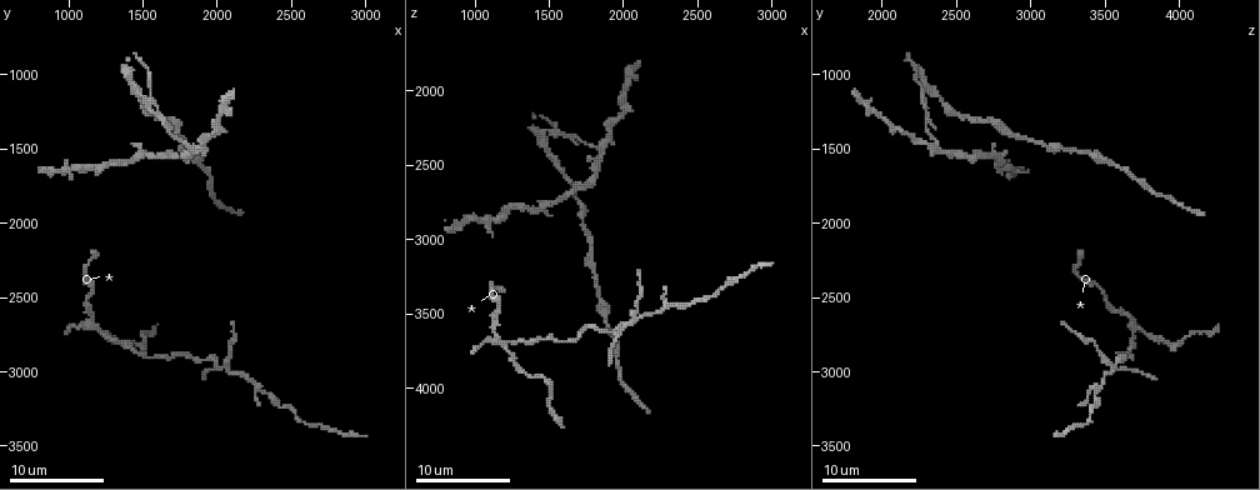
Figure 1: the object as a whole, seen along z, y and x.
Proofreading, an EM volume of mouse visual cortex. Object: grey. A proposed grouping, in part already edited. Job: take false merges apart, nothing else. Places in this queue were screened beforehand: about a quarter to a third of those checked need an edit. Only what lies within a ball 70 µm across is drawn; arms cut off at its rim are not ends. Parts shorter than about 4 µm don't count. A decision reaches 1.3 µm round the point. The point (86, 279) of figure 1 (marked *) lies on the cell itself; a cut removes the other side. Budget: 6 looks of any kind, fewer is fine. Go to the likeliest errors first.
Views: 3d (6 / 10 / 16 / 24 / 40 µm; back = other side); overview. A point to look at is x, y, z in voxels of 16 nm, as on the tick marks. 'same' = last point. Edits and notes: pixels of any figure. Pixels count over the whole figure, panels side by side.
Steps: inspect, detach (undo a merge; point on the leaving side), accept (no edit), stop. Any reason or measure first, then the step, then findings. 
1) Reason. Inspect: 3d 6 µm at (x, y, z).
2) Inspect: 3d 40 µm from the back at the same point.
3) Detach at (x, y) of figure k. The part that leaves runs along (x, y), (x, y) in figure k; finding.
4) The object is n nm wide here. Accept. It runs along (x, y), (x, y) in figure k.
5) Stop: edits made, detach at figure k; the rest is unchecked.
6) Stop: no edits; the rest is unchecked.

Four-way junction. Inspect: 3d 10 µm at (1840, 1500, 2380).

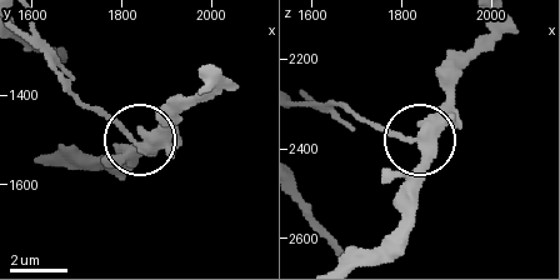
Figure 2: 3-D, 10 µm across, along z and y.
4 arms meet here. Detach at (99, 108) of figure 2. The part that leaves runs along (403, 138), (336, 101), (305, 101) in figure 2; a second cell is stuck on.

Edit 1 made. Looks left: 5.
Three-way junction. Inspect: 3d 6 µm at (1120, 1600, 2860).

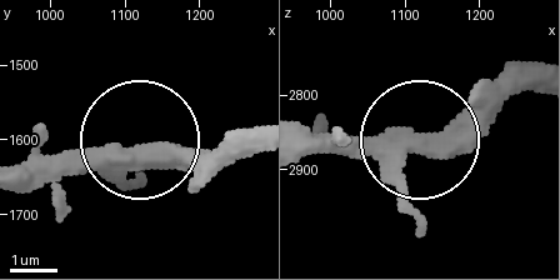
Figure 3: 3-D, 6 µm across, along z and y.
Inspect: 3d 6 µm from the back at (1120, 1625, 2865).

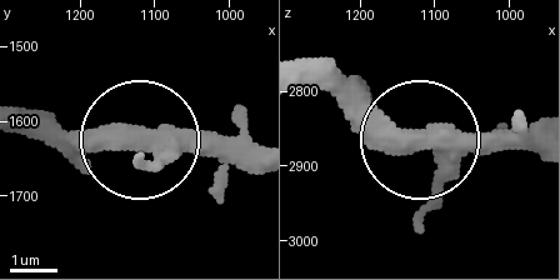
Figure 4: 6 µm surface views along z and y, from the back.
The side arm is 6 µm long. Accept. One cell here.

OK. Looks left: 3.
Thick turns thin. Inspect: 3d 16 µm at (1440, 2860, 3680).

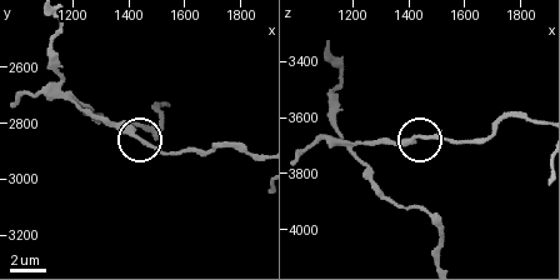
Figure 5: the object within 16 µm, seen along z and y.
Inspect: 3d 6 µm at (1440, 2840, 3680).

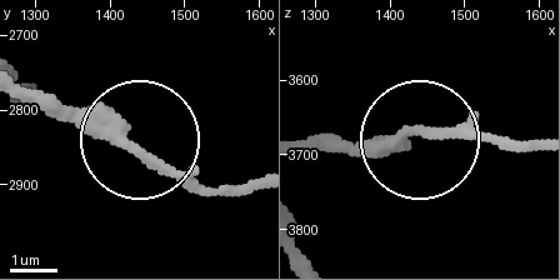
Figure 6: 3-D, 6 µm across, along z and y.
Accept. It runs along (300, 145), (468, 134), (523, 145) in figure 6; all the same cell.

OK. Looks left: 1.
Stop: edits made, detach at figure 2; the rest is unchecked.

